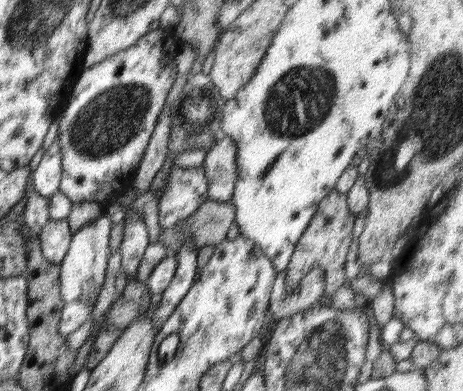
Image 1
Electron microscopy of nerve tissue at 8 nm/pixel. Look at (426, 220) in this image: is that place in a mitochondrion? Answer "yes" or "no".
no

